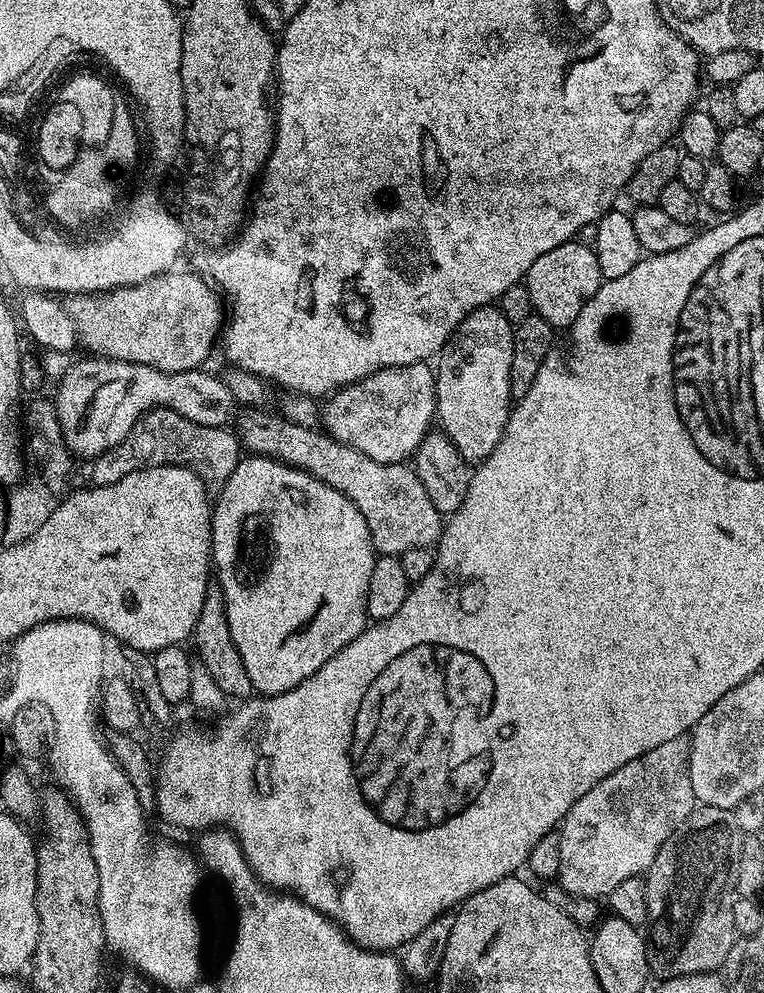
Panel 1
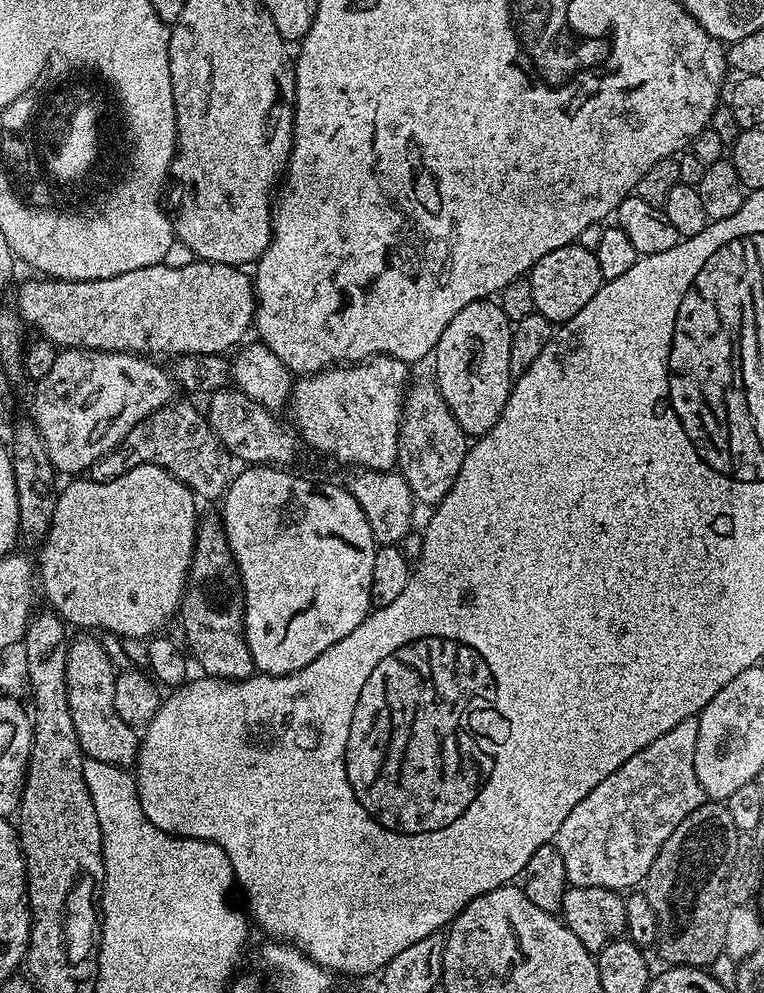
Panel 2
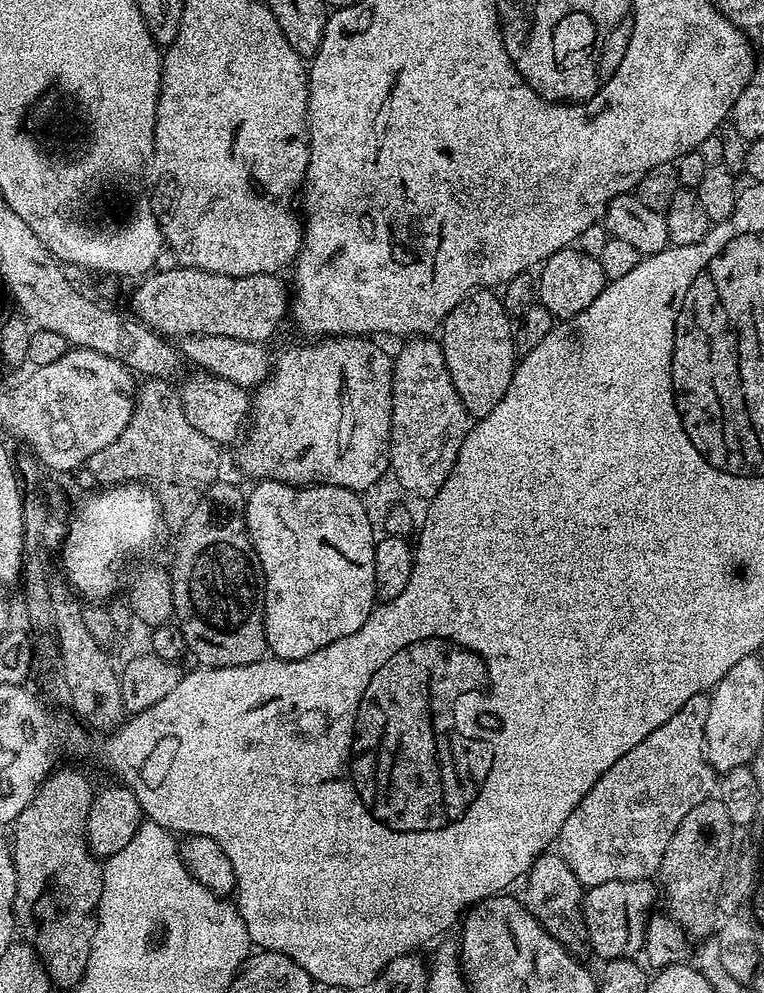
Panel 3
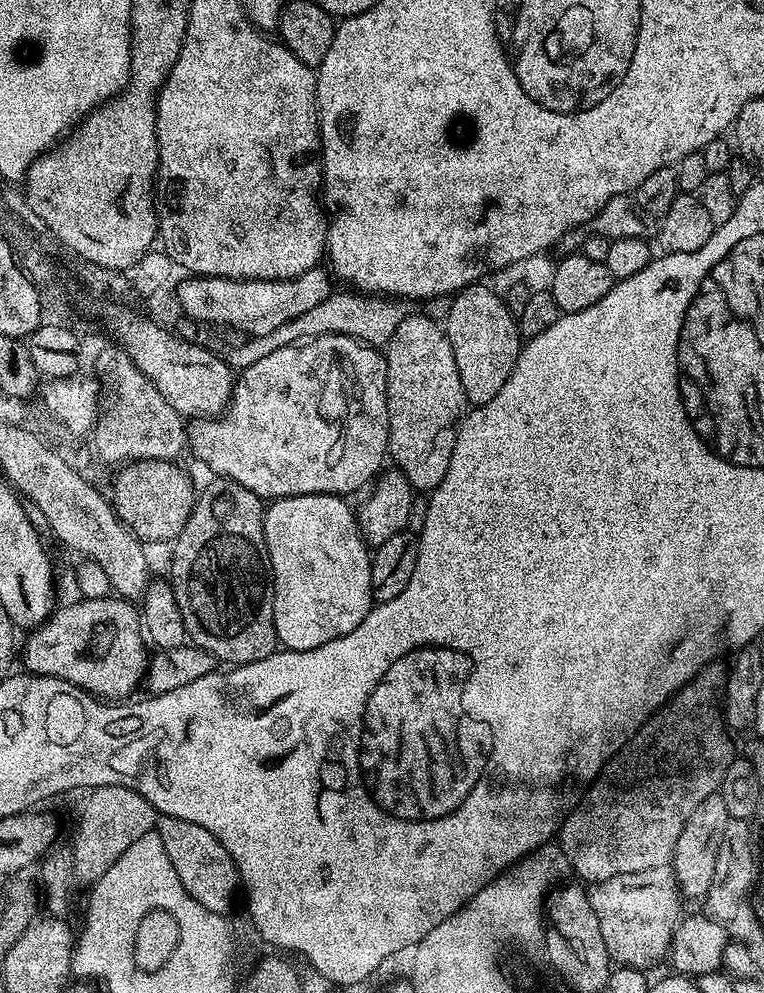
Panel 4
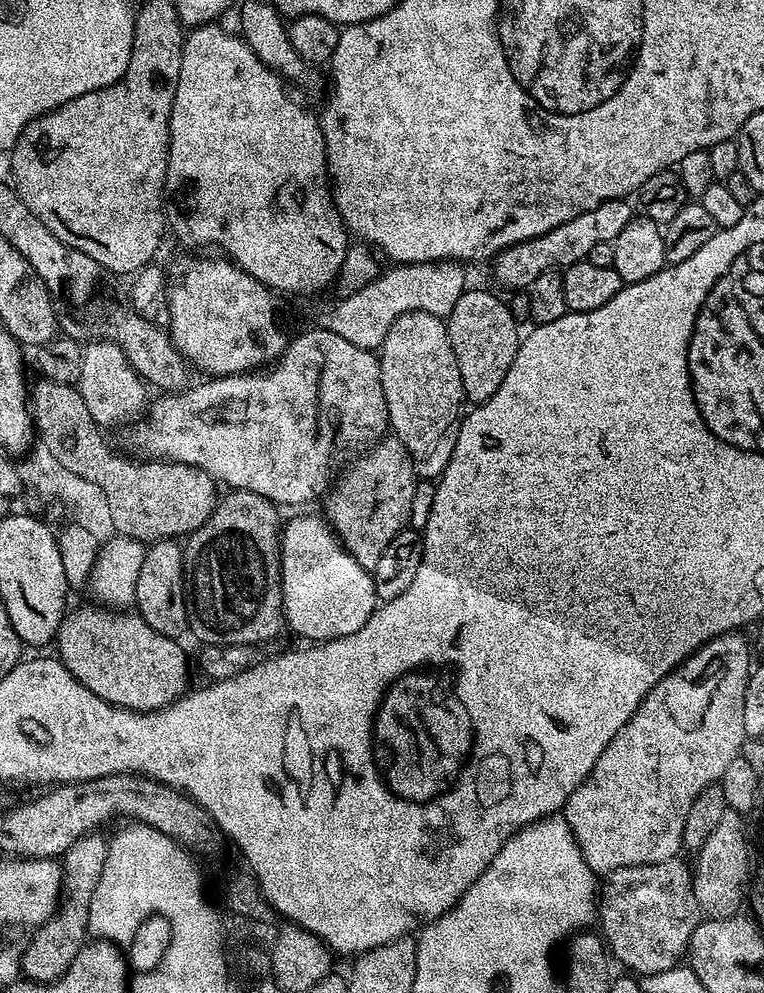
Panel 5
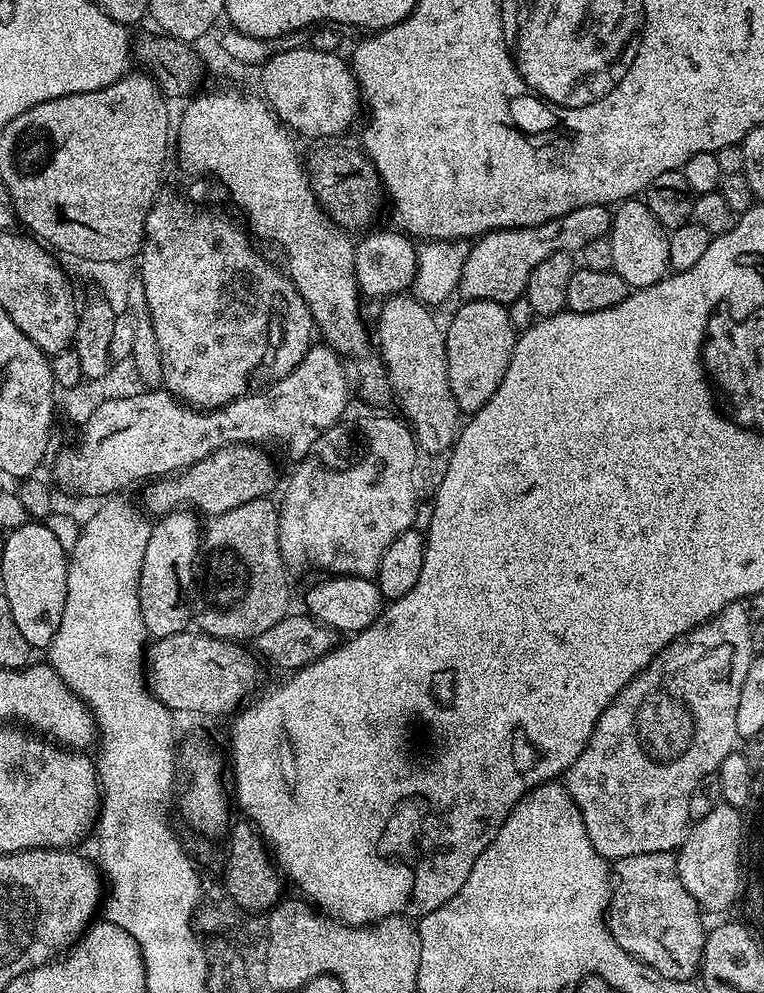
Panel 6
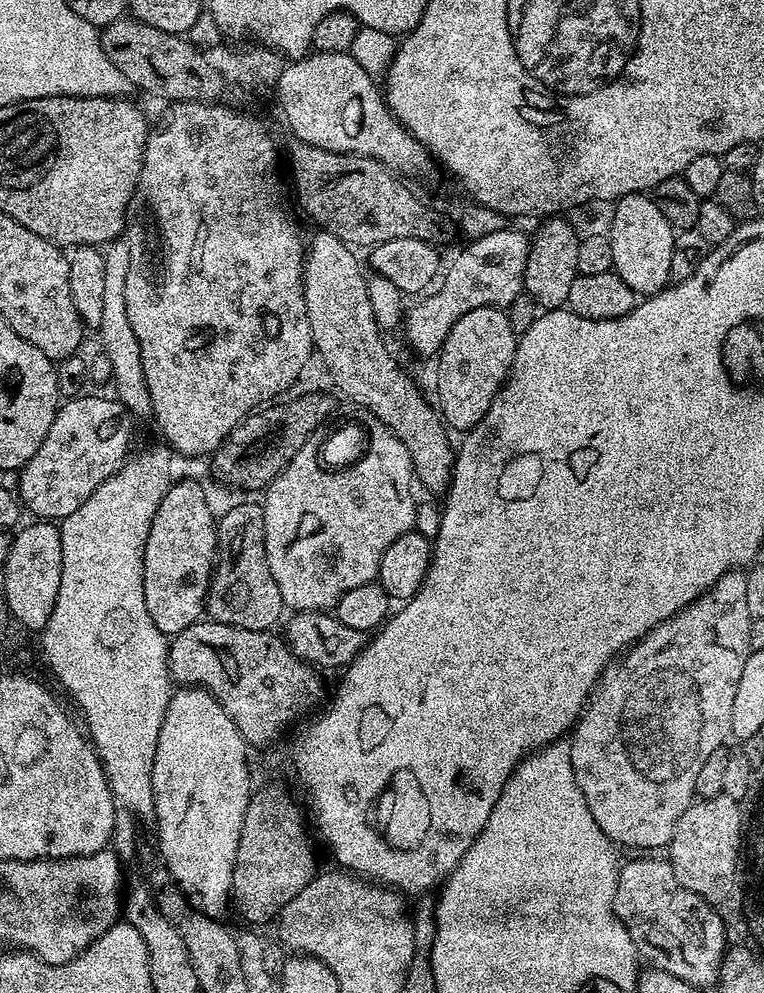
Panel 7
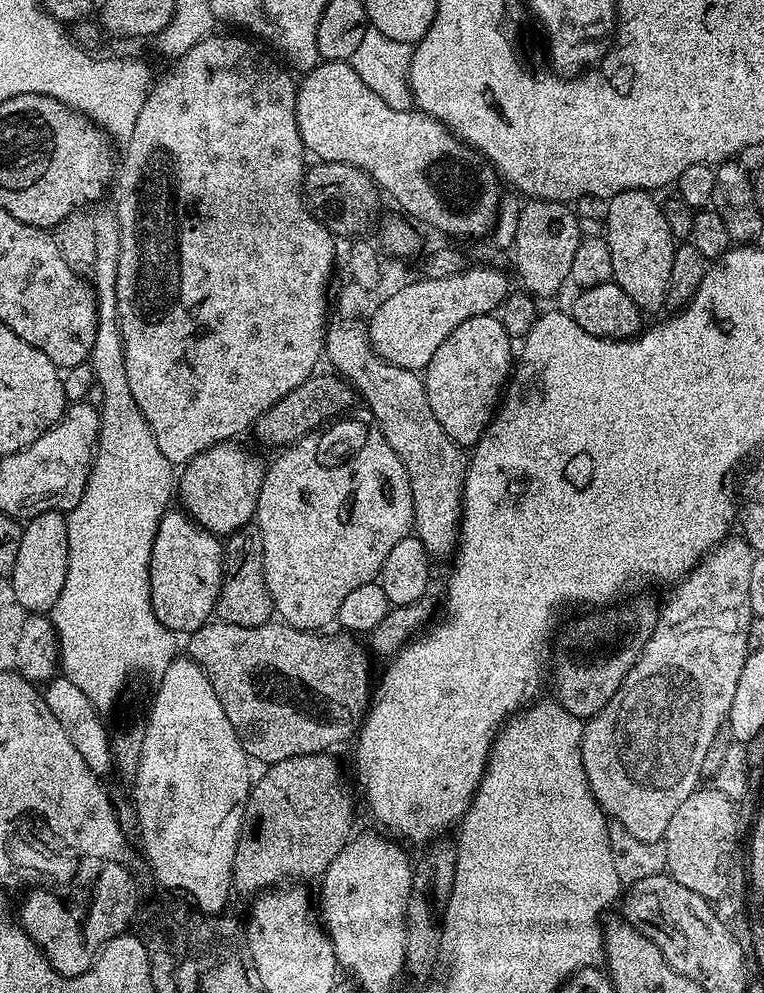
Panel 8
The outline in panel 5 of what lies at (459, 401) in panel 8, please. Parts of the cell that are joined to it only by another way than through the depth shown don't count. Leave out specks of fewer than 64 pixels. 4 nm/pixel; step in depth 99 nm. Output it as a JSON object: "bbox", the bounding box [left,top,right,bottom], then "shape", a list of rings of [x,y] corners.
{"bbox":[446,286,522,405],"shape":[[[472,286],[458,298],[446,323],[465,397],[473,405],[483,404],[498,386],[502,386],[502,378],[506,378],[506,370],[510,370],[510,362],[514,362],[514,354],[522,339],[522,332],[516,329],[519,328],[518,321],[512,317],[512,311],[503,299]]]}

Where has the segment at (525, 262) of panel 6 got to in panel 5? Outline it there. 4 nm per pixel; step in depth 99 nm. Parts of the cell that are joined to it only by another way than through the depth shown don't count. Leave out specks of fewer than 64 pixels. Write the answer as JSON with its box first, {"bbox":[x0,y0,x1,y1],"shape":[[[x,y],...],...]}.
{"bbox":[495,199,634,290],"shape":[[[627,199],[602,202],[602,206],[594,206],[594,210],[586,210],[586,214],[578,214],[578,218],[570,218],[570,222],[562,222],[562,226],[554,226],[554,230],[545,236],[530,238],[526,242],[518,242],[514,246],[504,248],[495,257],[496,280],[505,284],[508,290],[526,290],[538,278],[547,272],[555,272],[574,266],[580,260],[587,260],[594,246],[611,244],[626,230],[626,226],[634,218],[634,211]]]}

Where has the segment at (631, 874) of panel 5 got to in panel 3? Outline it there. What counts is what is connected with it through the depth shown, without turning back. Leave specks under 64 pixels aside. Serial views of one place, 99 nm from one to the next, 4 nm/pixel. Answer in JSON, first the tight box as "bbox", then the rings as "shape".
{"bbox":[582,879,658,962],"shape":[[[651,879],[602,882],[602,886],[587,889],[582,907],[591,955],[601,956],[604,962],[635,957],[643,949],[644,928],[655,900],[658,888]]]}

